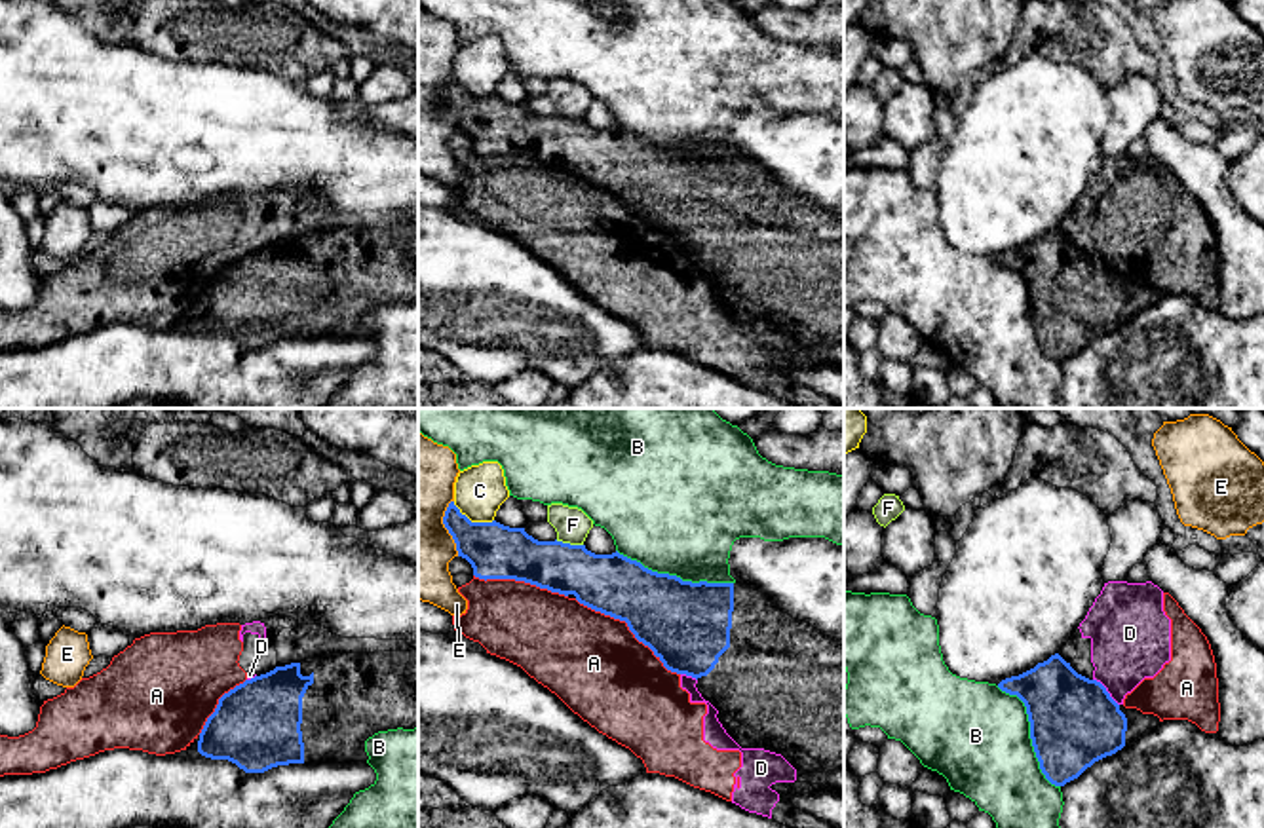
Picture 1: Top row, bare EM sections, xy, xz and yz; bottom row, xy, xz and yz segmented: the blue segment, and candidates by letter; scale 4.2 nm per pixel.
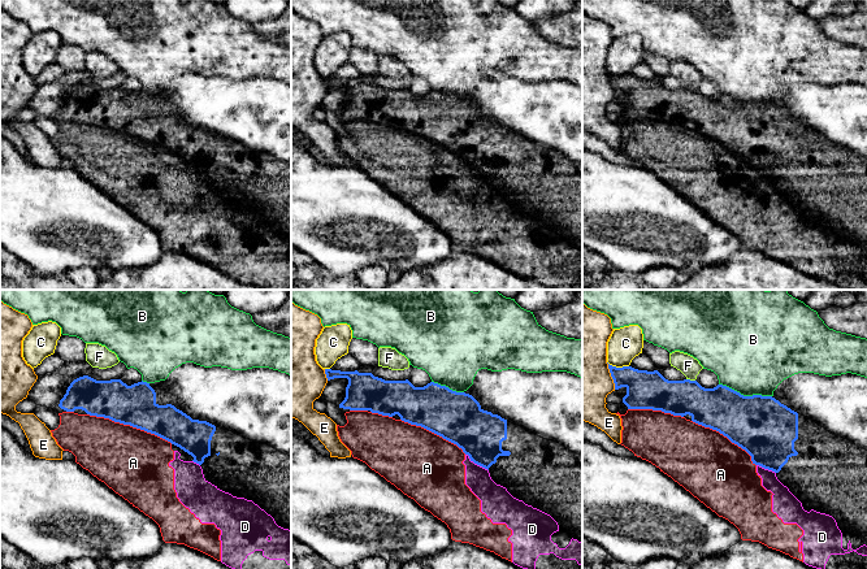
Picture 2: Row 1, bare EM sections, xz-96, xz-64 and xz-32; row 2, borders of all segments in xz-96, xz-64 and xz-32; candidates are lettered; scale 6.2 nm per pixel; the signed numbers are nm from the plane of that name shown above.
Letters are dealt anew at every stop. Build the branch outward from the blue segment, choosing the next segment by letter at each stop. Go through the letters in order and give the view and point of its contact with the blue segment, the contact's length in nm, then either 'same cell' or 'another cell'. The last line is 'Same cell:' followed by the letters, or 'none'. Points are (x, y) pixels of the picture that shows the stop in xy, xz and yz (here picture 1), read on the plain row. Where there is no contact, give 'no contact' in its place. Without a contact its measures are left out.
A: contact xz (628, 200); length 550 nm; another cell
B: contact xz (675, 150); length 500 nm; another cell
C: contact xz (470, 95); length 190 nm; another cell
D: contact yz (1107, 266); length 160 nm; another cell
E: contact xz (445, 101); length 240 nm; another cell
F: contact xz (569, 118); length 120 nm; another cell
Same cell: none

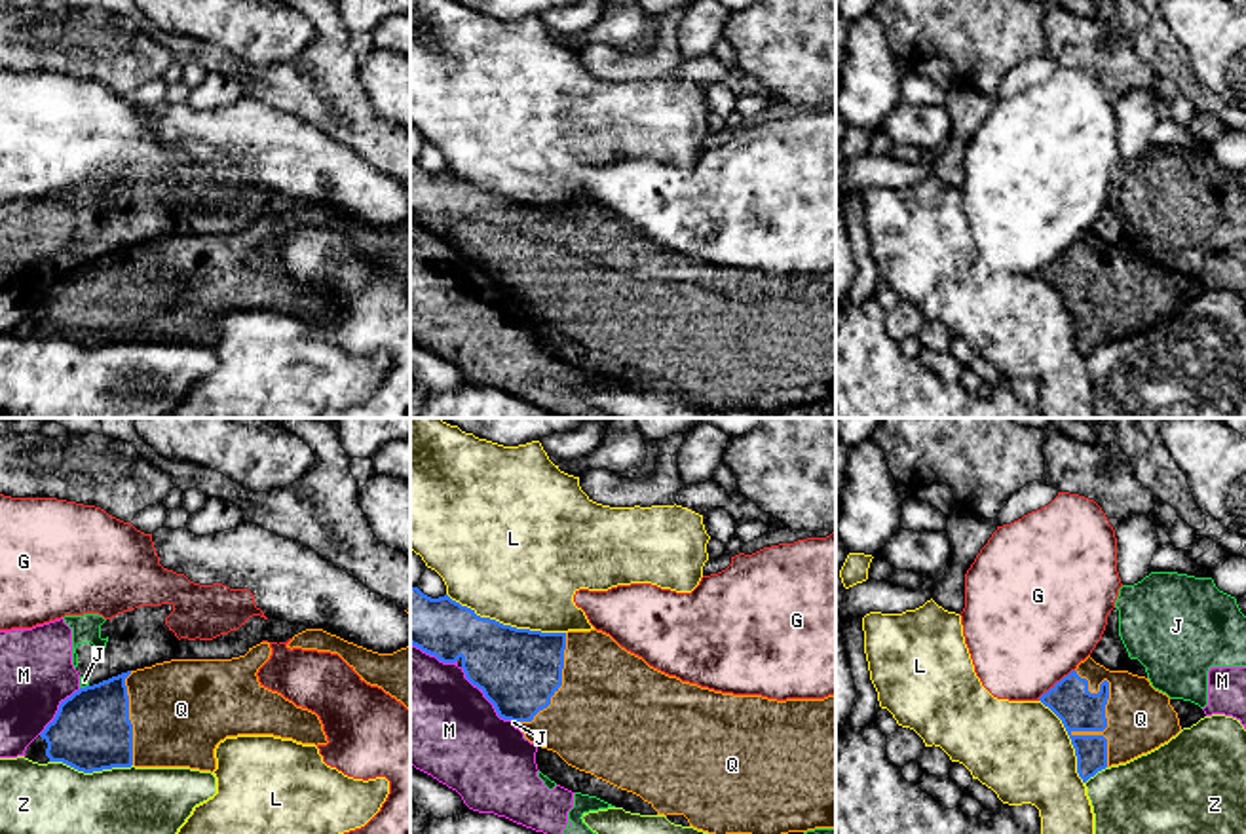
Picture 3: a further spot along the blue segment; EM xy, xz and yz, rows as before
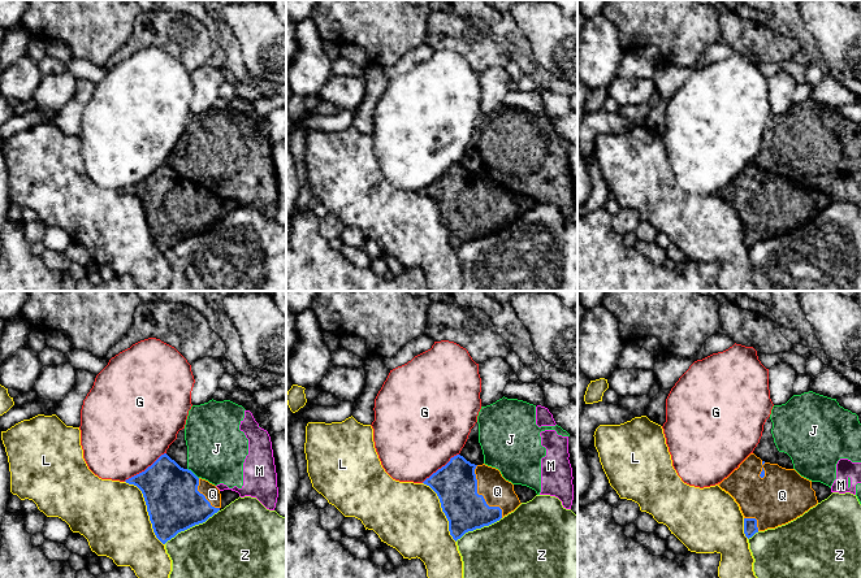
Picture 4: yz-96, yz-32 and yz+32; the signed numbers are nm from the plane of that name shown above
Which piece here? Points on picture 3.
G: contact yz (1057, 257); length 200 nm; another cell
J: contact xy (86, 261); length 40 nm; another cell
L: contact xz (506, 200); length 550 nm; another cell
M: contact xz (485, 270); length 320 nm; another cell
Q: contact yz (1106, 276); length 440 nm; same cell
Z: contact xy (92, 346); length 360 nm; another cell
Same cell: Q

